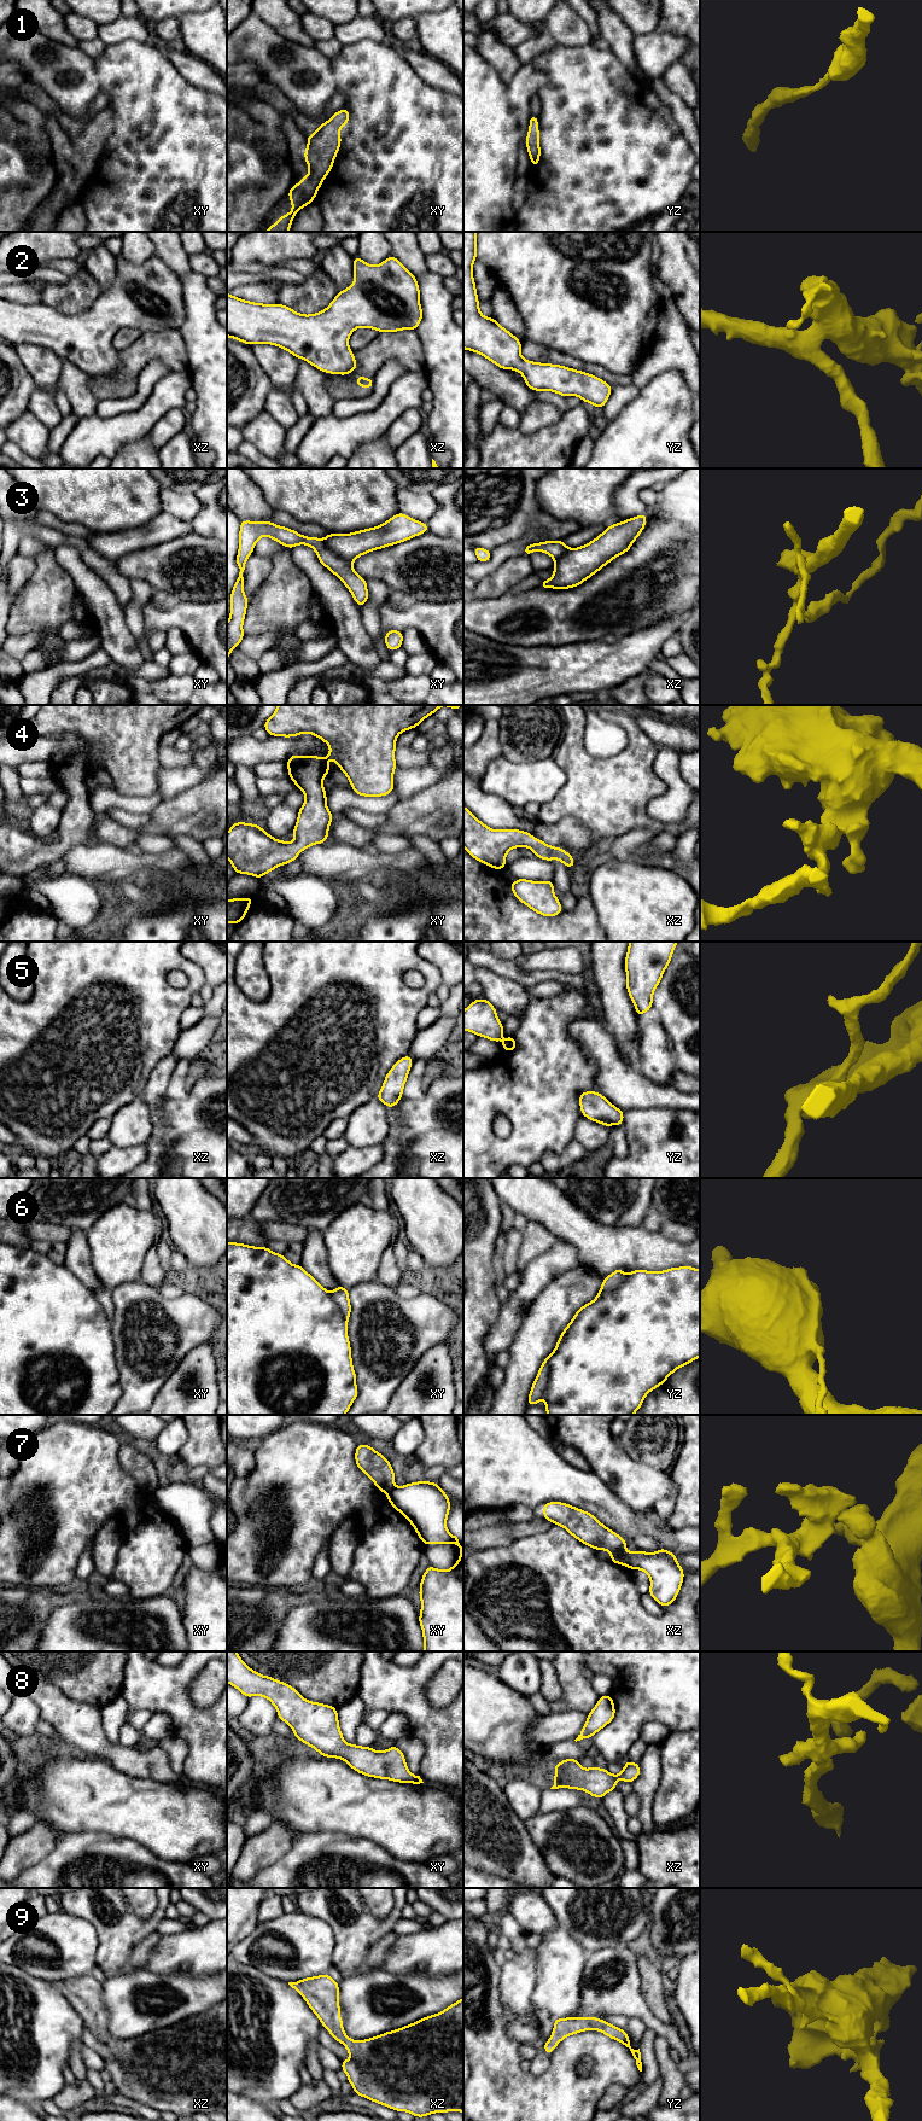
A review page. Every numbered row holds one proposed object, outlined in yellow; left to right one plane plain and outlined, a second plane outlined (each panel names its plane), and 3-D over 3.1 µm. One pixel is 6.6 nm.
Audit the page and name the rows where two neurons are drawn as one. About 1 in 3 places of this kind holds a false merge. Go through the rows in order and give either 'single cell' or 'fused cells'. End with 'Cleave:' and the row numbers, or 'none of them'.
1: single cell
2: single cell
3: fused cells
4: single cell
5: single cell
6: fused cells
7: fused cells
8: single cell
9: single cell
Cleave: 3, 6, 7

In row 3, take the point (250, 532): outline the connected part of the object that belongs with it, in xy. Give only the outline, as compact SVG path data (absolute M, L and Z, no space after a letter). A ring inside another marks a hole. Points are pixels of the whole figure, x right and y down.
M240 520L239 549L235 558L240 572L230 593L230 613L227 622L227 660L232 649L239 647L240 641L245 636L243 624L249 599L244 593L245 578L243 572L249 557L253 553L256 543L263 536L290 549L299 544L311 547L319 561L349 589L358 607L363 606L369 598L367 581L356 573L352 561L343 559L328 549L322 538L303 536L292 529L279 526L273 521Z

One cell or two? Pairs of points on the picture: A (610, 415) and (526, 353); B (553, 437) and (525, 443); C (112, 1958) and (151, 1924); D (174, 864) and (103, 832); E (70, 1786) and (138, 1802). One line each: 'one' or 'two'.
A: two
B: one
C: one
D: two
E: one

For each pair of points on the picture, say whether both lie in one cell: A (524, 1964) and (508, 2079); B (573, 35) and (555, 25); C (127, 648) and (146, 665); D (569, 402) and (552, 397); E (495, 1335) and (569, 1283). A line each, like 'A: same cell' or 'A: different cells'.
A: different cells
B: same cell
C: different cells
D: same cell
E: different cells

